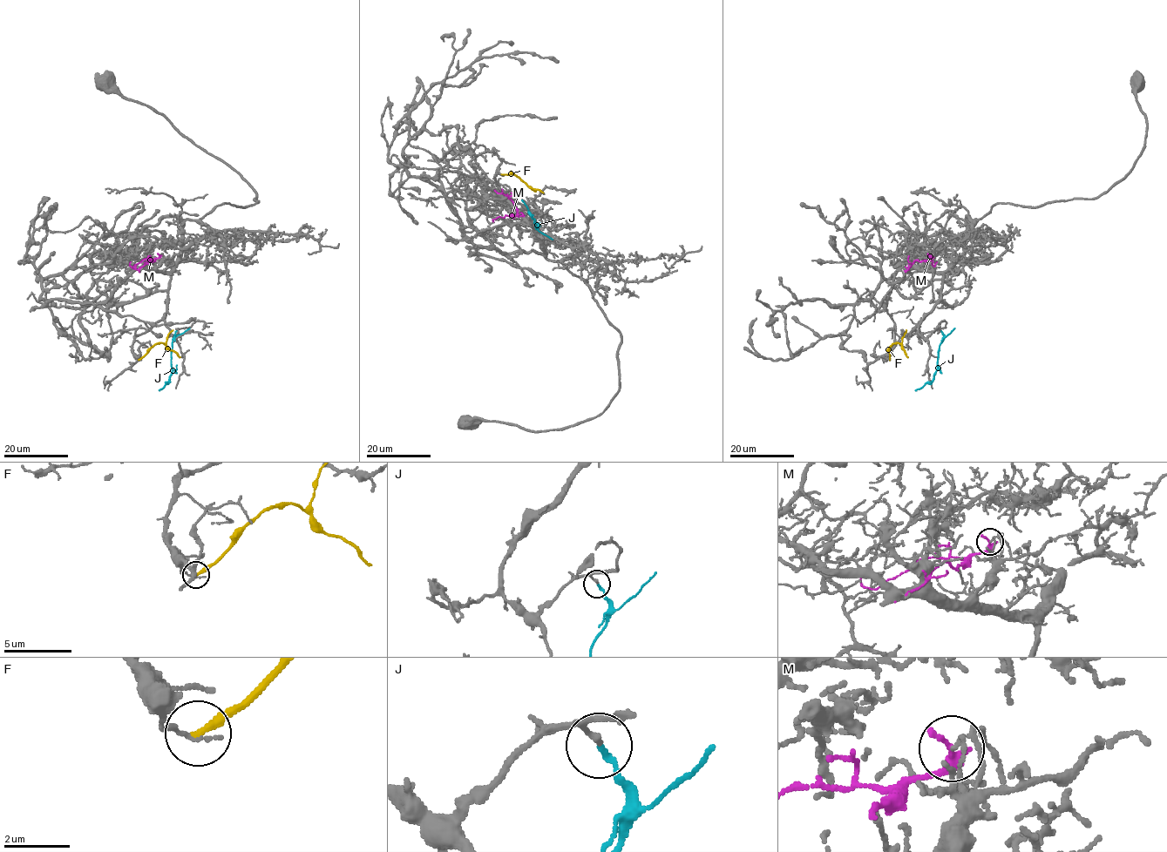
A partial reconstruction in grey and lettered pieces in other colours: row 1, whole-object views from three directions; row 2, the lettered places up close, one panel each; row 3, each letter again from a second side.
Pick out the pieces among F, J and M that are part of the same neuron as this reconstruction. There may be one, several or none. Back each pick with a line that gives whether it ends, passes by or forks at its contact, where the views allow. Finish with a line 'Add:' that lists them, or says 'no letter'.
J: it ends there
Add: J

